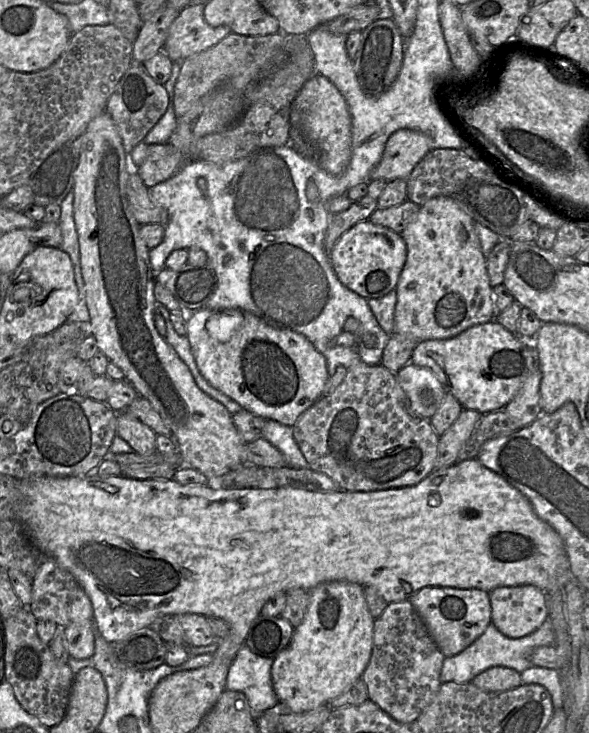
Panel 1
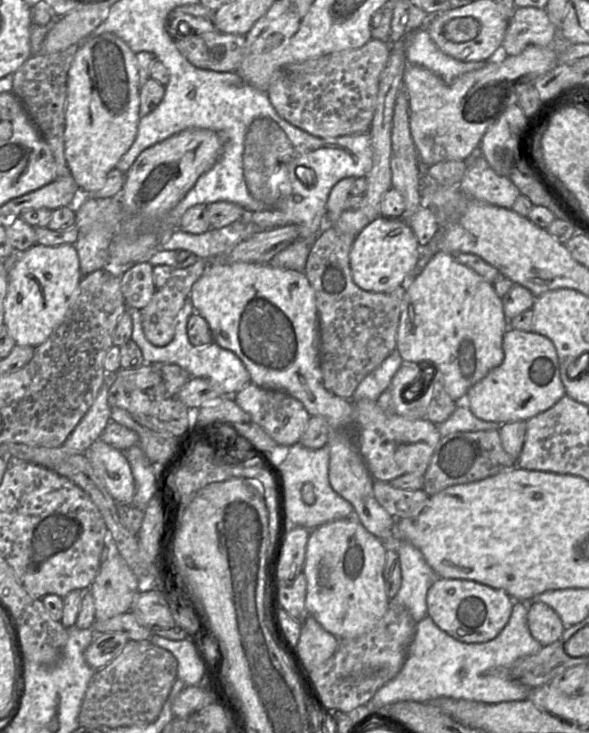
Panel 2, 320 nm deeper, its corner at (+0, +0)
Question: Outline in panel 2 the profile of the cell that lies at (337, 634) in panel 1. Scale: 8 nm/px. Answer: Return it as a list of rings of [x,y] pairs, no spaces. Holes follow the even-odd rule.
[[[354,515],[310,530],[302,569],[307,581],[305,608],[309,616],[339,640],[357,638],[371,630],[389,607],[383,579],[386,551],[383,542],[367,531]]]

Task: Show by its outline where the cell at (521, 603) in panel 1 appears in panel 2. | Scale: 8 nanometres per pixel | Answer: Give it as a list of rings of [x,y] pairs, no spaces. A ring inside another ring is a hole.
[[[539,600],[528,603],[527,624],[532,637],[542,646],[557,641],[566,628],[559,615]]]

